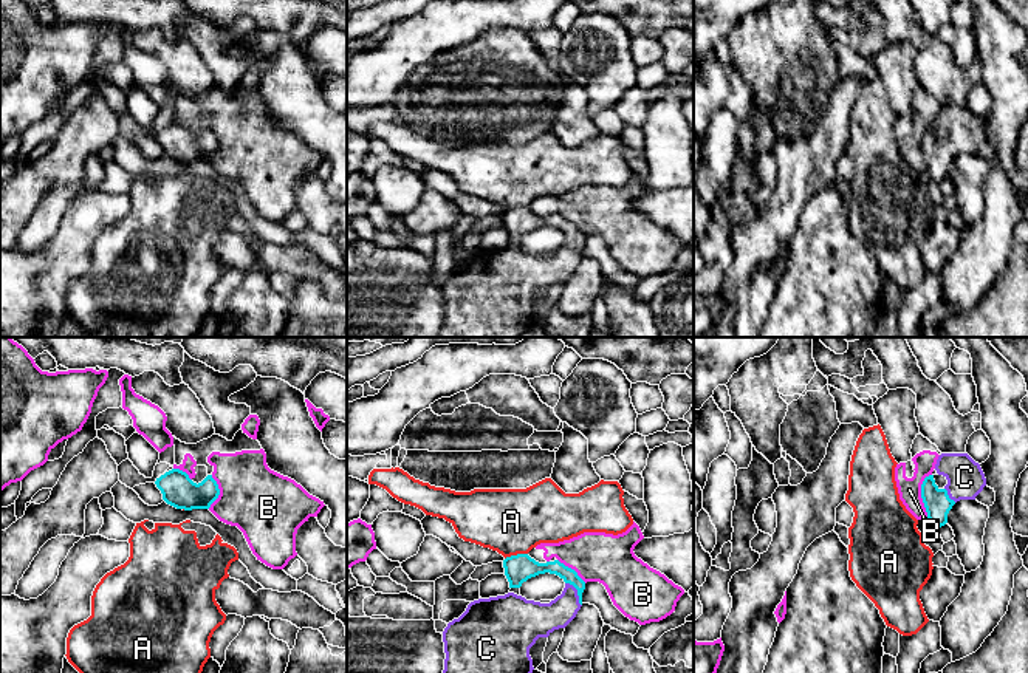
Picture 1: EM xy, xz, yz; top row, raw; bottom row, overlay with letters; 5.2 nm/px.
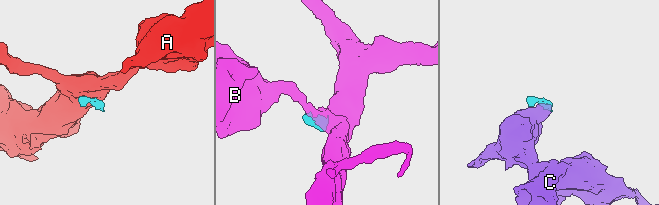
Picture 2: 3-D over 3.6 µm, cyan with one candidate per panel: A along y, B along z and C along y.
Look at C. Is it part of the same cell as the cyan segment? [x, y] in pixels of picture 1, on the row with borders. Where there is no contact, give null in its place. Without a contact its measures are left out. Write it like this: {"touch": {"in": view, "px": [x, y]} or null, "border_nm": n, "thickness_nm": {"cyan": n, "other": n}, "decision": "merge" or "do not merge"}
{"touch": {"in": "xz", "px": [578, 593]}, "border_nm": 150, "thickness_nm": {"cyan": 80, "other": 180}, "decision": "merge"}

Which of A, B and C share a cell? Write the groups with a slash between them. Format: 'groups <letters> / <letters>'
groups A / B / C

